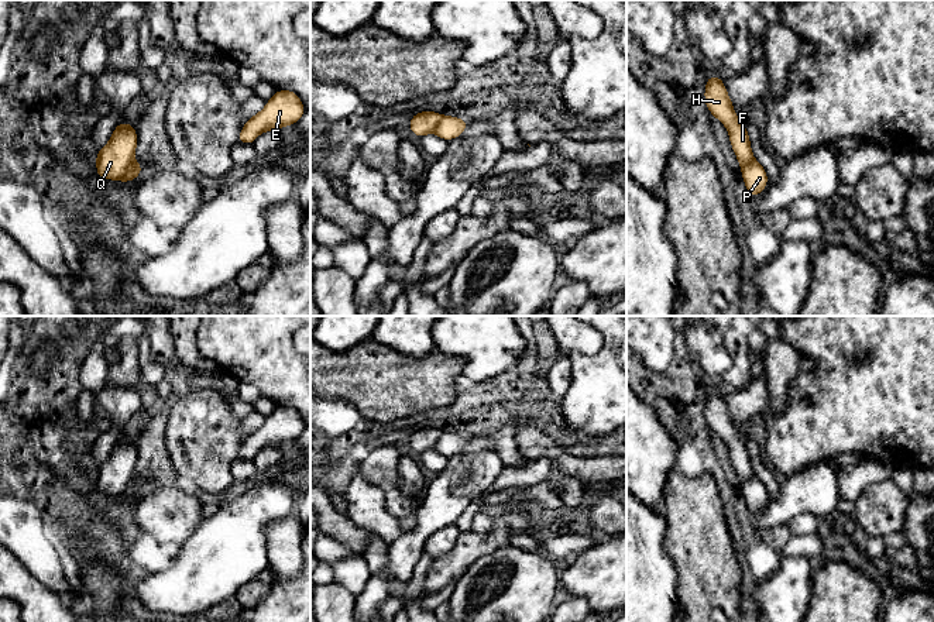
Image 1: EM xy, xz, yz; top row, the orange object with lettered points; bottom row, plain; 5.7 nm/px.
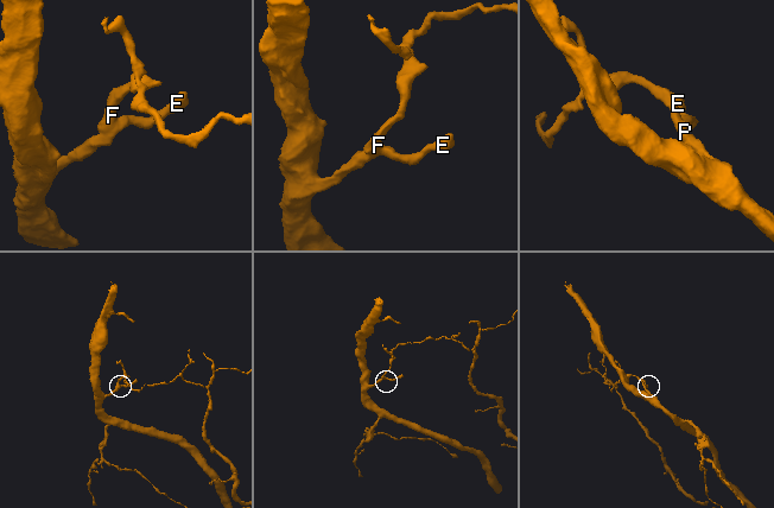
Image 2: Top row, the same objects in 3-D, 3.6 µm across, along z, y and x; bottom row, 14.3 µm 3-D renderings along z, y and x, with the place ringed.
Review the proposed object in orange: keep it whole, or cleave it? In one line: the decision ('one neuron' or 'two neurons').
two neurons

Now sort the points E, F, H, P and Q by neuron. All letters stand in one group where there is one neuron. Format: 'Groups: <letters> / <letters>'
Groups: E P / F H Q

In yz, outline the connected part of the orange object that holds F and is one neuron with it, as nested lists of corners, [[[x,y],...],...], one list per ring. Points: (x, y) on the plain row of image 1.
[[[711,391],[704,402],[705,422],[712,433],[718,434],[728,446],[731,463],[738,474],[739,484],[744,485],[753,475],[745,439],[736,433],[721,394]]]

